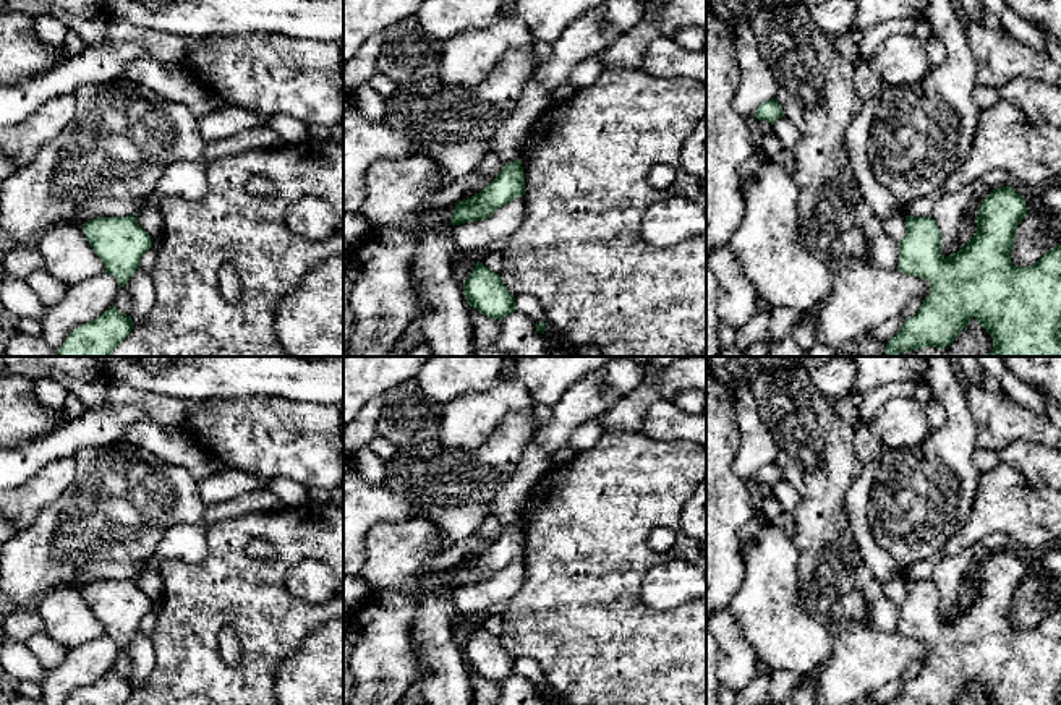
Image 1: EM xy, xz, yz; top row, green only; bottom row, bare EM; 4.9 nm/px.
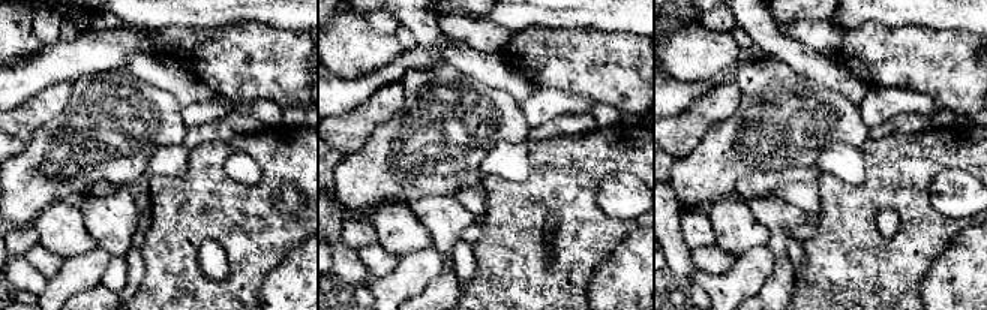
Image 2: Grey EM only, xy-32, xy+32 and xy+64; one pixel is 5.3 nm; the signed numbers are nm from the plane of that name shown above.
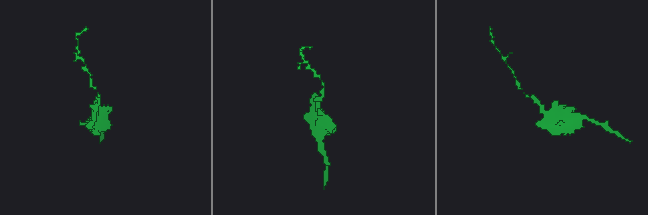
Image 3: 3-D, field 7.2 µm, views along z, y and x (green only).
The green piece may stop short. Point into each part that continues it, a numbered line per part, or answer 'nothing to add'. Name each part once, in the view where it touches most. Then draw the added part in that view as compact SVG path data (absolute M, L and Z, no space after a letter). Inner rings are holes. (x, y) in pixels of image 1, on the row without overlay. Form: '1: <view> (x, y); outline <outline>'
nothing to add

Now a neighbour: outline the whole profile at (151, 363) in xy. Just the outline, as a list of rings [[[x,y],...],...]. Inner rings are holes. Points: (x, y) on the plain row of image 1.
[[[133,357],[141,363],[147,371],[157,373],[175,363],[181,357]]]

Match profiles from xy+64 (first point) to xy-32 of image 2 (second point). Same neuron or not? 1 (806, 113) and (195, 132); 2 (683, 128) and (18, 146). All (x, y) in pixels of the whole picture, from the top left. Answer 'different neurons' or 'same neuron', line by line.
1: different neurons
2: different neurons

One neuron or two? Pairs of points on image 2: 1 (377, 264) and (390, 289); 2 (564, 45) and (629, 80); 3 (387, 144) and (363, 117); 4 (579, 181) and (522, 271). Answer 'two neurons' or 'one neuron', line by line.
1: two neurons
2: one neuron
3: two neurons
4: one neuron

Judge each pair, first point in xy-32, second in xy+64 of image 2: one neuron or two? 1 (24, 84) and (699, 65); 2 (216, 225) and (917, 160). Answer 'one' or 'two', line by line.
1: two
2: one

